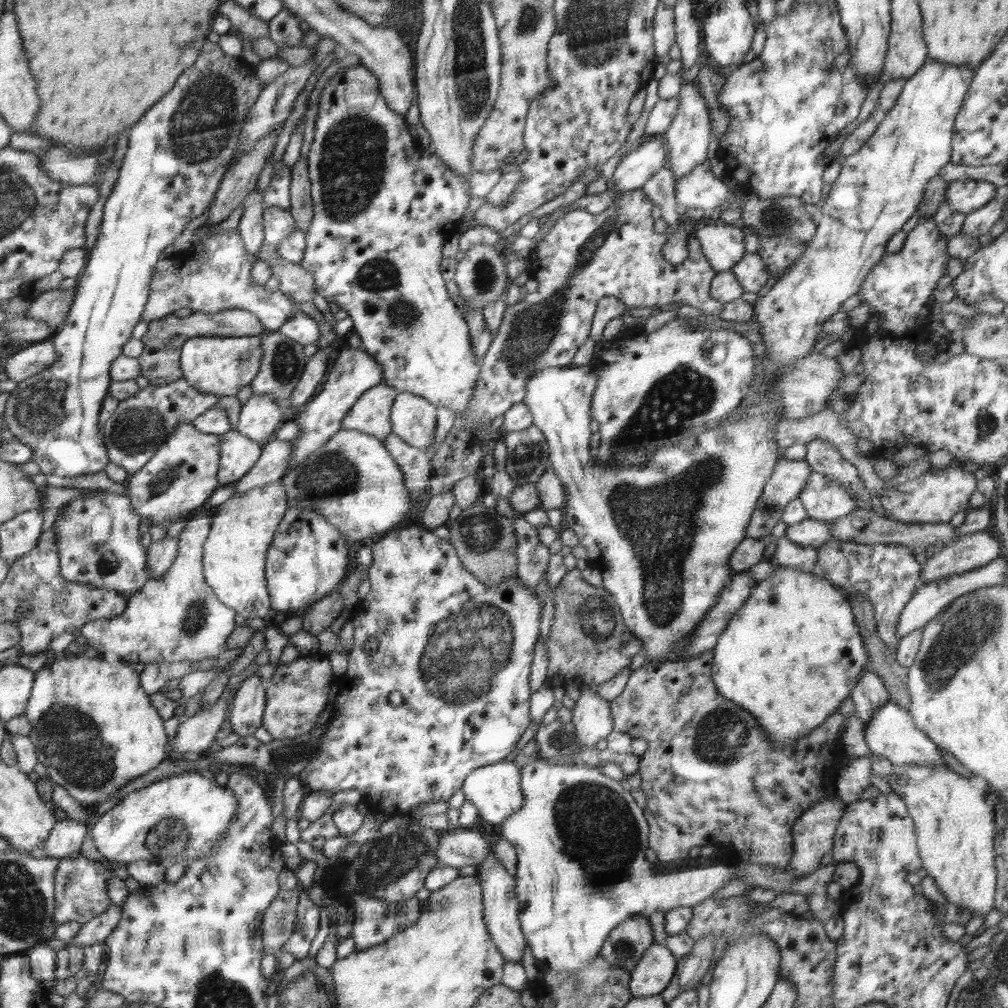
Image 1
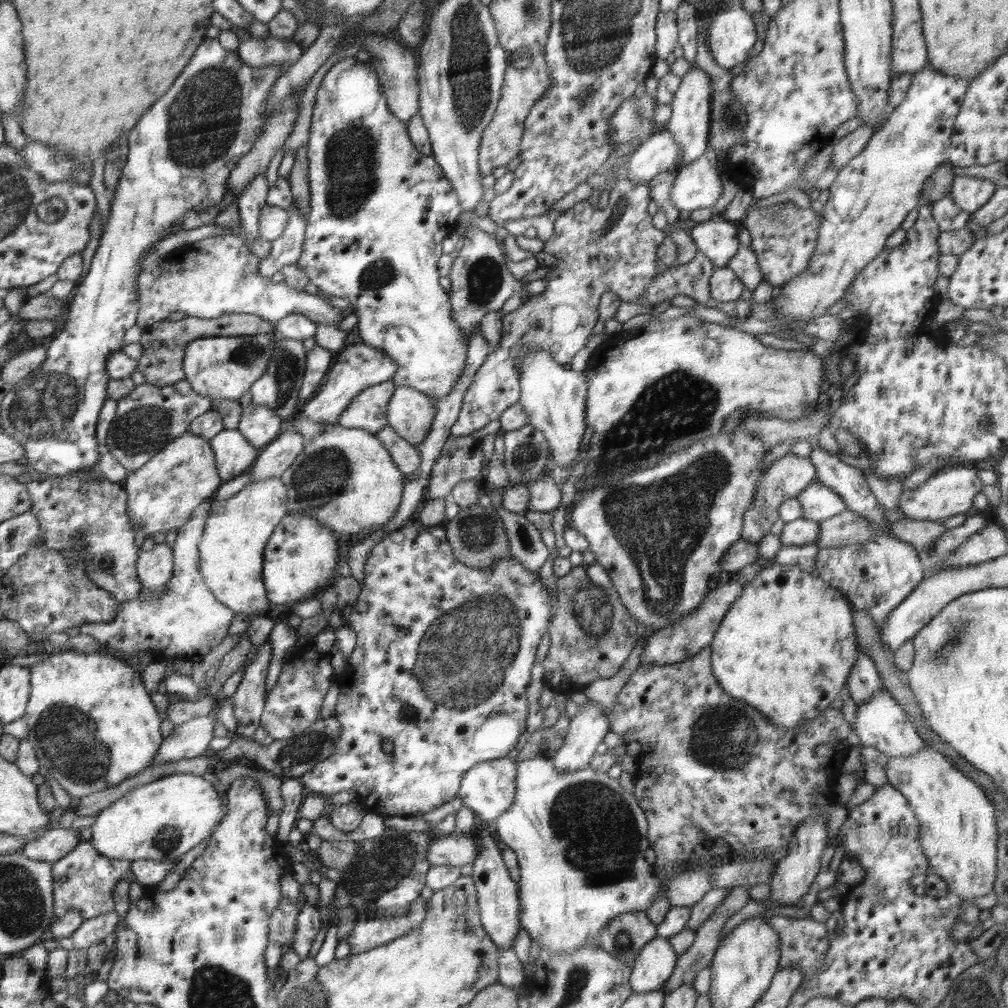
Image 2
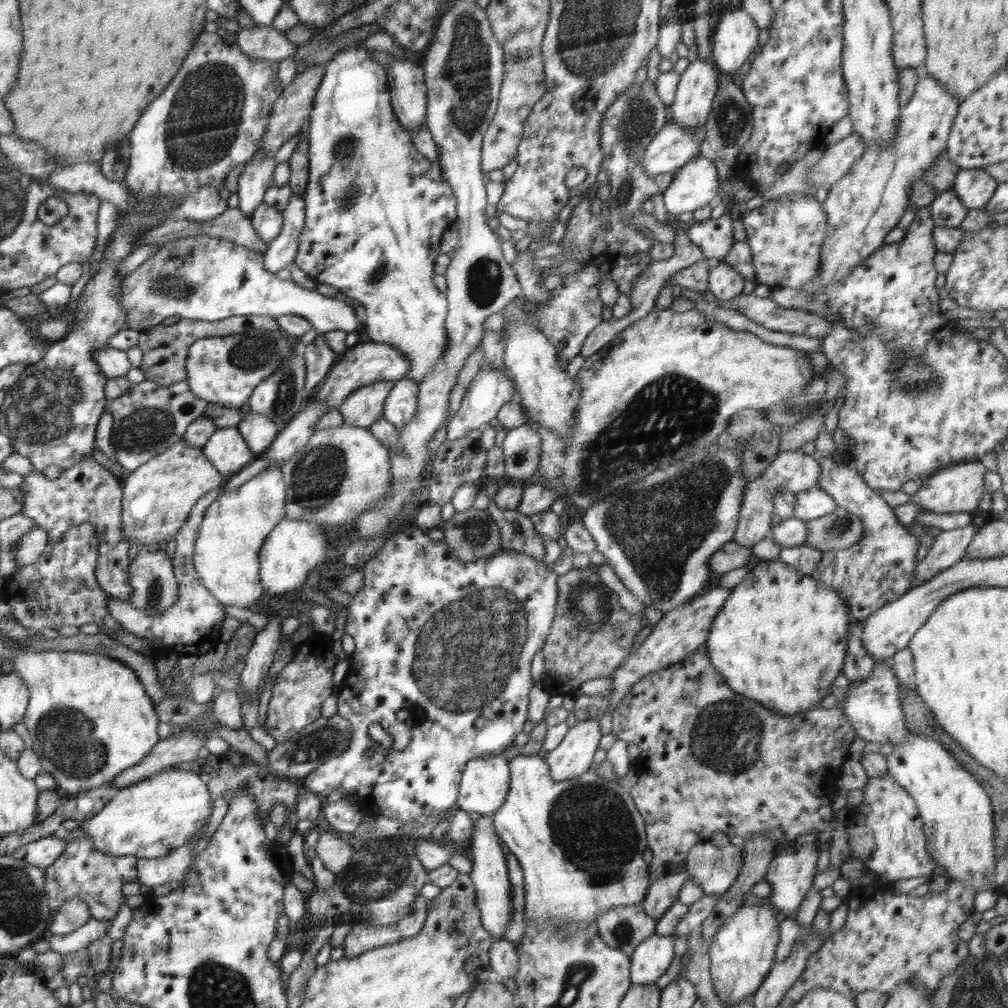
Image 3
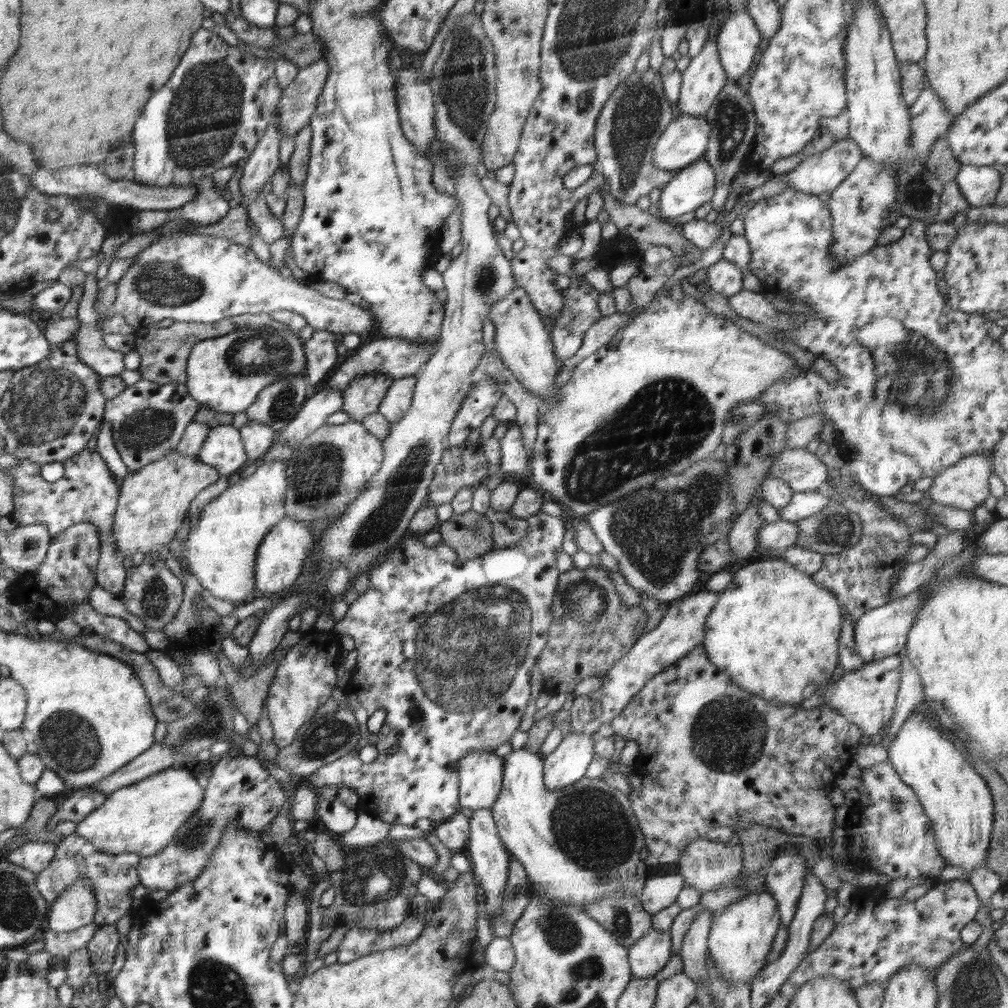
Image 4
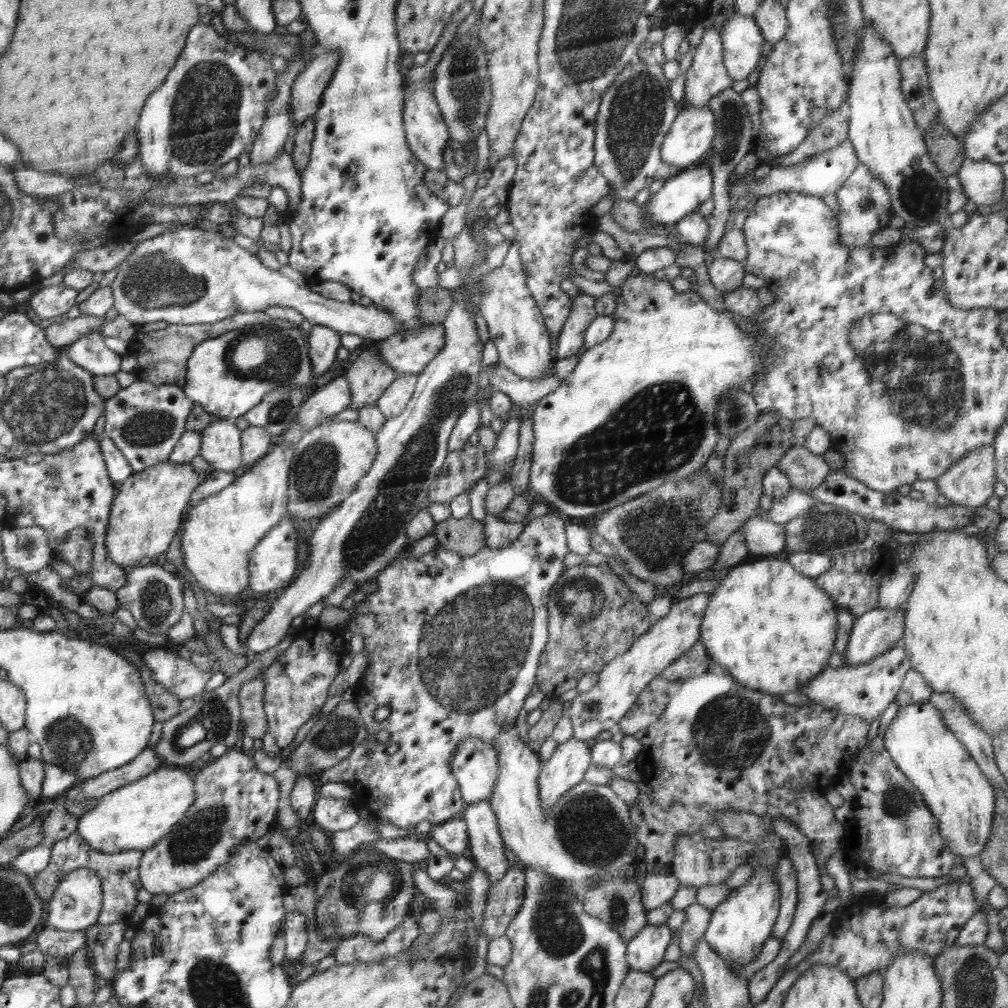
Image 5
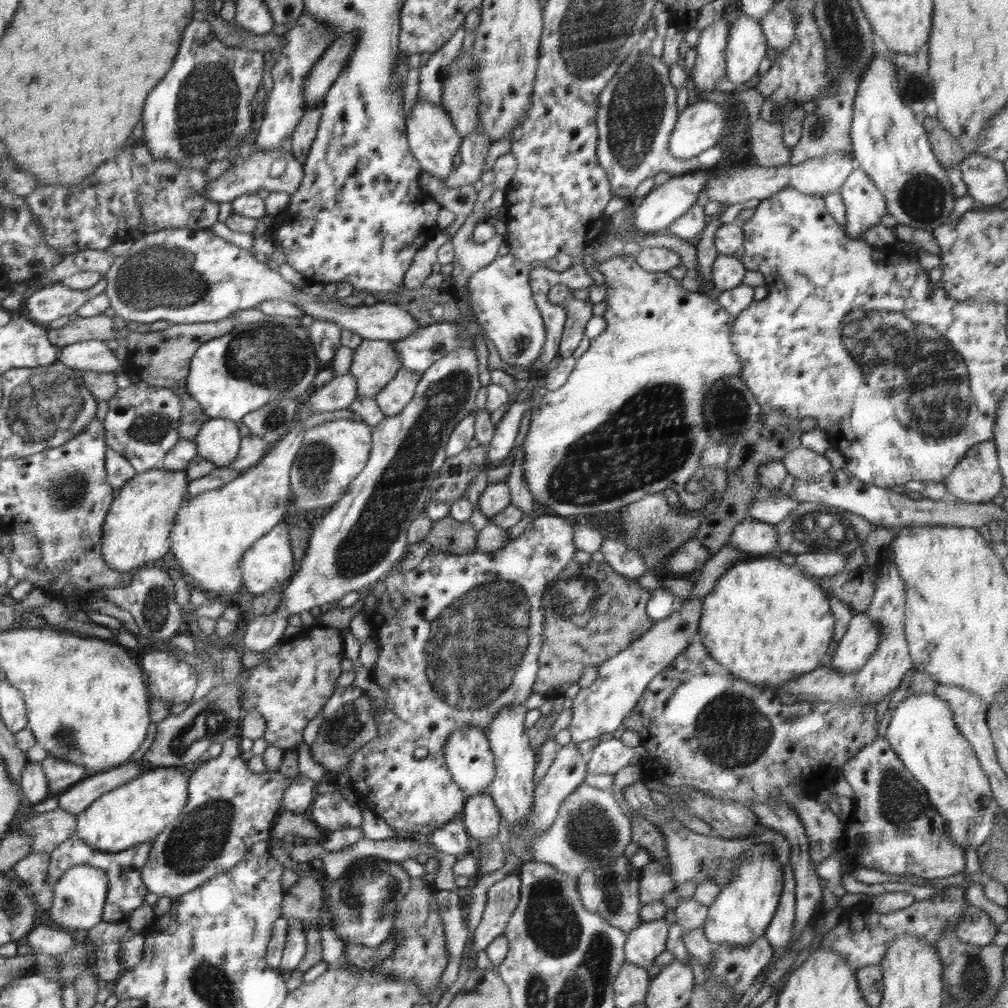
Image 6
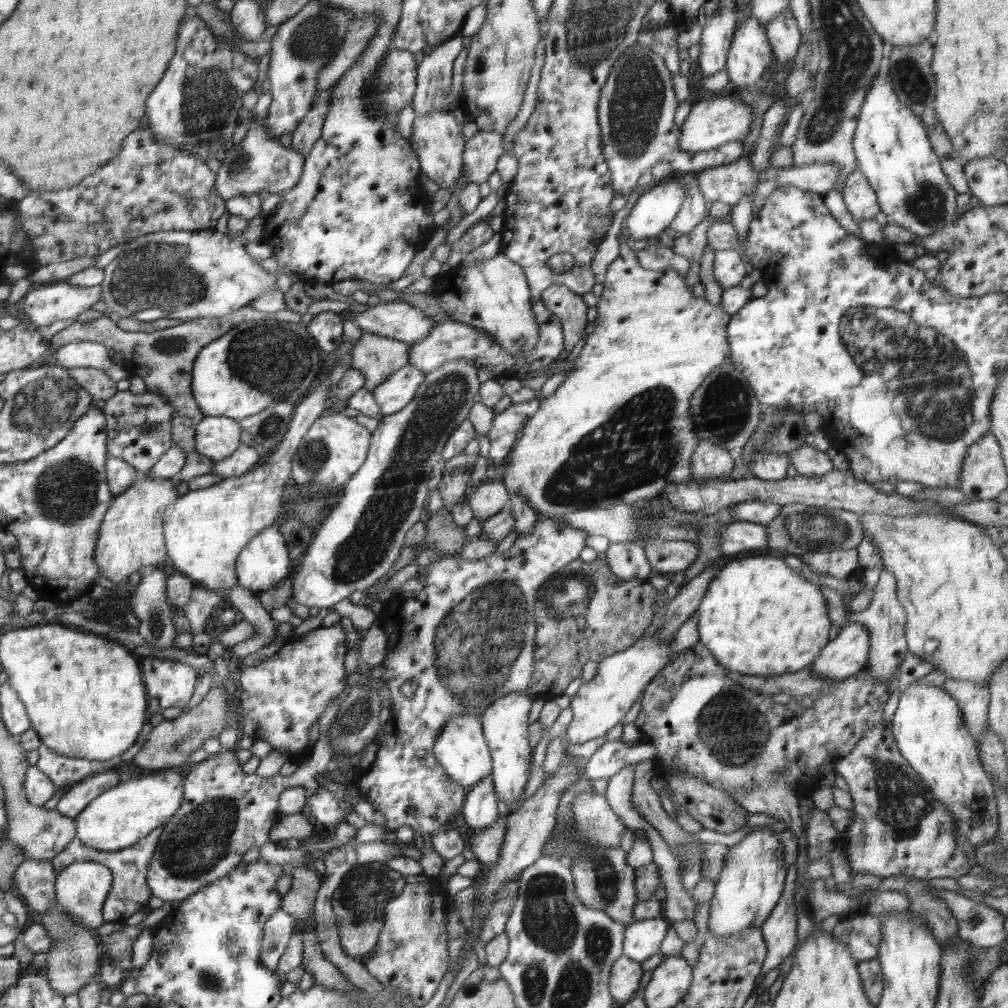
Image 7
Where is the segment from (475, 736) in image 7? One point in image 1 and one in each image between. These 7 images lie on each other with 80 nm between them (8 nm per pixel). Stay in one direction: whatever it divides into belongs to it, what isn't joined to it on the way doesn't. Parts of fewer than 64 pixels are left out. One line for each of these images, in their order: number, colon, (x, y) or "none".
1: (494, 789)
2: (488, 788)
3: (484, 784)
4: (480, 773)
5: (474, 767)
6: (468, 756)

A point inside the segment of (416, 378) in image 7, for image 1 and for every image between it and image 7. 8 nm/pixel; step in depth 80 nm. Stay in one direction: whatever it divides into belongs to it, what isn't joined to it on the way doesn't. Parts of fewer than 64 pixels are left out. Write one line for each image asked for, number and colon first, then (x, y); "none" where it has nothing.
1: (413, 418)
2: (410, 413)
3: (400, 406)
4: (395, 404)
5: (394, 399)
6: (399, 391)

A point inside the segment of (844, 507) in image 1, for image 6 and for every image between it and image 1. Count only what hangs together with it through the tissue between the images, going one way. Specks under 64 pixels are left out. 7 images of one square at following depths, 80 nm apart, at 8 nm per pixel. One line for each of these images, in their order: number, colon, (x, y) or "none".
2: (818, 502)
3: (813, 503)
4: (802, 504)
5: (796, 503)
6: (773, 512)

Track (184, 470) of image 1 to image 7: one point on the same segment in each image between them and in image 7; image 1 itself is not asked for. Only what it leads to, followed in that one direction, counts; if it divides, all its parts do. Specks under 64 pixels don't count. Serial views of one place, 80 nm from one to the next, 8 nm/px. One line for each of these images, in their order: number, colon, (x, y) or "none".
2: (164, 493)
3: (158, 497)
4: (153, 502)
5: (146, 514)
6: (139, 524)
7: (133, 536)

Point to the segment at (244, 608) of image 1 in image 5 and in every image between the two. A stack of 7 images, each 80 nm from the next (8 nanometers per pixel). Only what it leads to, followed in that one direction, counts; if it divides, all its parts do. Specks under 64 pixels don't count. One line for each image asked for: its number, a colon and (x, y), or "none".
2: (231, 552)
3: (226, 559)
4: (221, 549)
5: (222, 531)

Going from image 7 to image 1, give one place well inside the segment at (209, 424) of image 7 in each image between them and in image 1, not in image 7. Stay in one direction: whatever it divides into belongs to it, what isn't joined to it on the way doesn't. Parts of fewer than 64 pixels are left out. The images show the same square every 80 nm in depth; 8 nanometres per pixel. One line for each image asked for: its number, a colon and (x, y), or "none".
1: (240, 453)
2: (234, 453)
3: (227, 450)
4: (222, 449)
5: (220, 445)
6: (218, 440)

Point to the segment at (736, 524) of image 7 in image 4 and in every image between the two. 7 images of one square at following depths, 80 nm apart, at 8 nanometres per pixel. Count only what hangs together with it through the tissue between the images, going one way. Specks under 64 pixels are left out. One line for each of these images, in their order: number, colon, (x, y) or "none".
4: (780, 535)
5: (763, 536)
6: (755, 536)

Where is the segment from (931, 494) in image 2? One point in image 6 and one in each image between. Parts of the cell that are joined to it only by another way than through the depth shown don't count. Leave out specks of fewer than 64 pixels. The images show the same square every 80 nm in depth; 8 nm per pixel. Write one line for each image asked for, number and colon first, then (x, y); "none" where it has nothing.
3: (958, 488)
4: (964, 485)
5: (970, 482)
6: (976, 478)

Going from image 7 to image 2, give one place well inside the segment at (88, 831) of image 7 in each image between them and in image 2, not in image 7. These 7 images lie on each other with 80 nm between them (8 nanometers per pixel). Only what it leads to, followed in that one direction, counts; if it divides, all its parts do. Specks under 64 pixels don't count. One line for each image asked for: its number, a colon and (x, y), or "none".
2: (166, 818)
3: (150, 819)
4: (144, 817)
5: (135, 816)
6: (134, 813)

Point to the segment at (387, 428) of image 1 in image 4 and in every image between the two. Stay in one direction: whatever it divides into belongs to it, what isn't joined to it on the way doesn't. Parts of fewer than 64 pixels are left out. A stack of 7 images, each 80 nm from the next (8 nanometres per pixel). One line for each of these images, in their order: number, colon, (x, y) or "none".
2: (368, 411)
3: (363, 407)
4: (363, 396)

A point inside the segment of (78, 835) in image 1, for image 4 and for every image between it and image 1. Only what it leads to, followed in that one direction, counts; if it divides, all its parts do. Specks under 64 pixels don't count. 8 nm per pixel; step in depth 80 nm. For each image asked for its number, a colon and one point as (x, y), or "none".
2: (55, 844)
3: (42, 853)
4: (35, 856)

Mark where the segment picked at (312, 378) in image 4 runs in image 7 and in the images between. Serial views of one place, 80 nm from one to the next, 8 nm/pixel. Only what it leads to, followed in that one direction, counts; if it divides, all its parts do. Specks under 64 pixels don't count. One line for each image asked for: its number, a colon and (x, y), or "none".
5: (324, 342)
6: (325, 336)
7: (326, 327)

